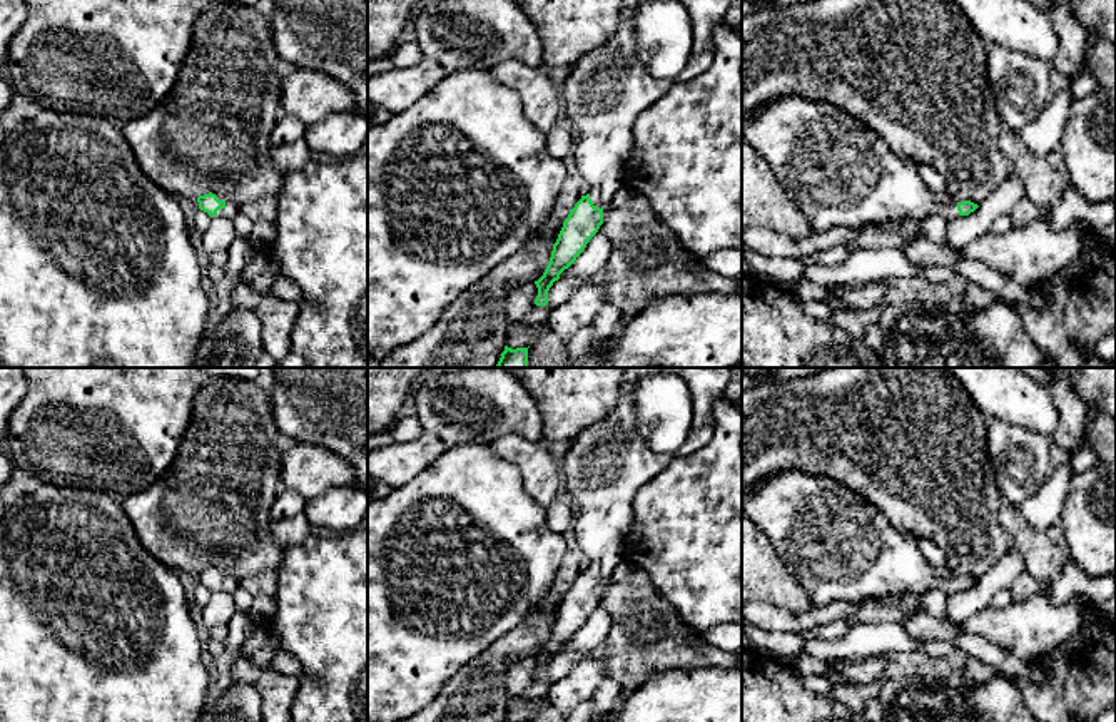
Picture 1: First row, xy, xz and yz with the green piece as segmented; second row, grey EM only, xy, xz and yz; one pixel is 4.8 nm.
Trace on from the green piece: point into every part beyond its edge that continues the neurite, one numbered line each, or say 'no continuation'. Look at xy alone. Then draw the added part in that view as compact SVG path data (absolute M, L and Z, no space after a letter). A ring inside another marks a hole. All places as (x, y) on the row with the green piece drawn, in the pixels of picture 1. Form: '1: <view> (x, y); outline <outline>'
1: xy (231, 211); outline M226 201L226 207L219 209L217 214L227 219L234 219L237 216L239 209L232 204Z

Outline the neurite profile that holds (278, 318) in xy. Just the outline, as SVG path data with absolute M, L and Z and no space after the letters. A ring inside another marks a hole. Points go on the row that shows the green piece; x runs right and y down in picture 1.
M241 281L232 291L232 306L252 311L262 324L262 346L276 363L292 351L292 329L299 314L299 303L259 294Z

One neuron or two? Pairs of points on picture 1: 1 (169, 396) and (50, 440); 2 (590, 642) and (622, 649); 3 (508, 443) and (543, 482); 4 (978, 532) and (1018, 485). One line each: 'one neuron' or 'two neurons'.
1: one neuron
2: two neurons
3: one neuron
4: two neurons

